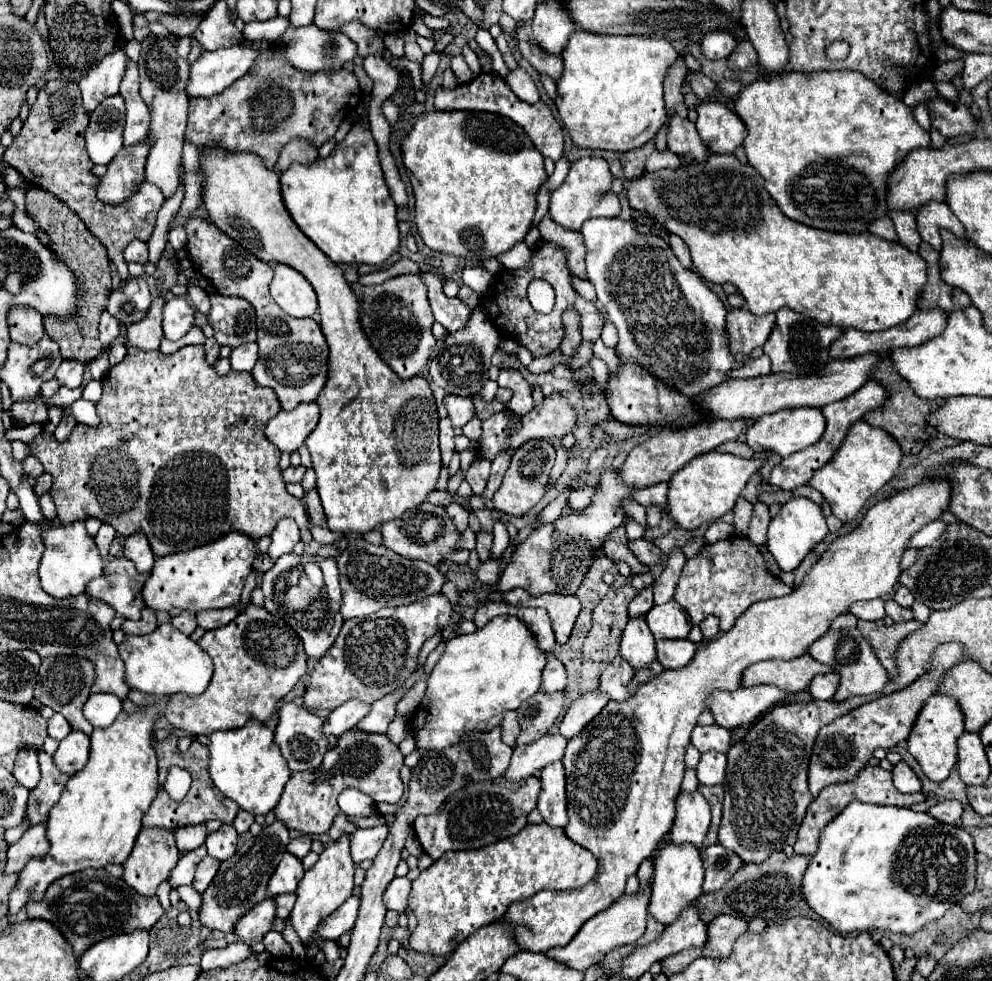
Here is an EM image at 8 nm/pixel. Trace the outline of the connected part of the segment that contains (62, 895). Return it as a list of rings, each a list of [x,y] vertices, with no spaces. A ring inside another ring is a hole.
[[[83,870],[55,880],[47,888],[43,900],[31,900],[27,904],[27,916],[53,922],[57,930],[71,942],[75,954],[79,956],[95,942],[109,938],[117,932],[131,932],[135,928],[149,930],[163,916],[163,908],[157,896],[141,898],[141,894],[129,888],[123,878],[113,878],[105,870]]]

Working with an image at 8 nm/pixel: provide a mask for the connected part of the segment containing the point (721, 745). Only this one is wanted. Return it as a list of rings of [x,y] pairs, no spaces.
[[[717,724],[711,726],[695,726],[691,732],[691,742],[699,752],[729,752],[731,748],[731,732]]]

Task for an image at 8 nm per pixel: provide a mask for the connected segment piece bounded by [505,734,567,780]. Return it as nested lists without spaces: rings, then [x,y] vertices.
[[[545,734],[539,740],[513,750],[511,764],[505,772],[507,780],[523,780],[527,776],[539,774],[545,764],[563,758],[567,740],[561,734]]]

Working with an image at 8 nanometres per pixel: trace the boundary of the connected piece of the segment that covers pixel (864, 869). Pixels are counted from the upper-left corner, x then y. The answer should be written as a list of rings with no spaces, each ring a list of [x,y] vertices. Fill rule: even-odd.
[[[855,800],[821,830],[817,852],[801,880],[801,892],[811,910],[839,932],[865,932],[879,928],[915,934],[927,922],[941,918],[953,904],[973,892],[975,864],[973,838],[963,828],[937,822],[927,812]]]

